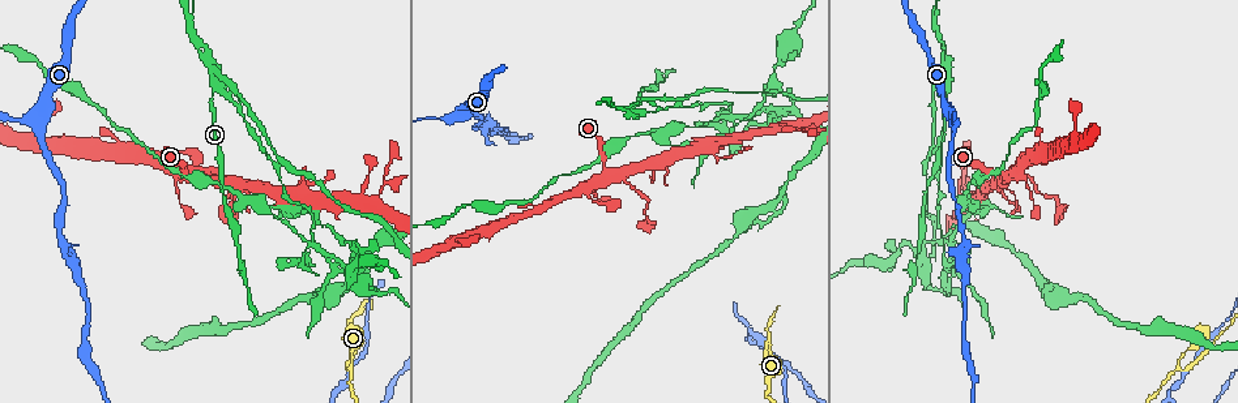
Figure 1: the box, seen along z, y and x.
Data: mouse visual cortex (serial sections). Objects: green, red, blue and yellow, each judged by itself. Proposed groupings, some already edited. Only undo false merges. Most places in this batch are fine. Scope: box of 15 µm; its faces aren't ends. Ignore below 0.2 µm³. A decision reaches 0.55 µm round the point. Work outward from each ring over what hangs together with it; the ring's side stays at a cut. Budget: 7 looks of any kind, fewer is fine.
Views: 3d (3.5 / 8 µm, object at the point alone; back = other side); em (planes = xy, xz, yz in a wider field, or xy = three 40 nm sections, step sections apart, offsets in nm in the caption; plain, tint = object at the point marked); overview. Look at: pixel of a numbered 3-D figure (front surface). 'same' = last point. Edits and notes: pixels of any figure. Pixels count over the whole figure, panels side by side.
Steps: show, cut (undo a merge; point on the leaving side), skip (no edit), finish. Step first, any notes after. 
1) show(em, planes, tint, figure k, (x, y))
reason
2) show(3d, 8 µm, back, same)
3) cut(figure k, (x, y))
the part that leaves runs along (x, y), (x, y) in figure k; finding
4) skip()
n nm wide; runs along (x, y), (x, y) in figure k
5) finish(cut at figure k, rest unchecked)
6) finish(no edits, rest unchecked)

show(em, xy, step 2, tint, figure 1, (459, 118))
three arms meet

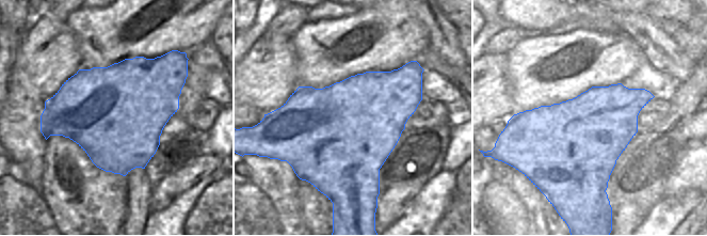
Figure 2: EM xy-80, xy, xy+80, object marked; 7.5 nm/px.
show(3d, 3.5 µm, same)

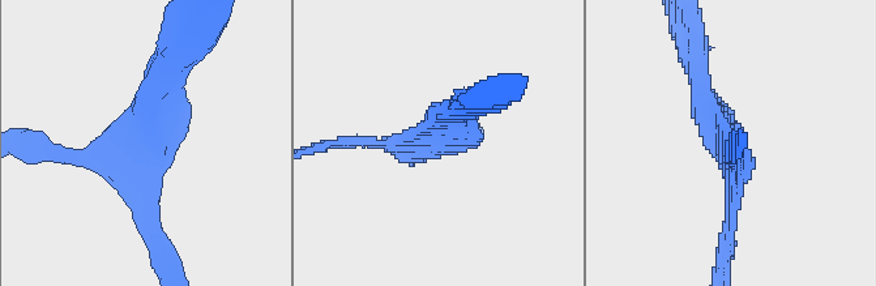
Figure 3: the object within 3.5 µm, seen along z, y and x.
skip()
800 nm wide; runs along (696, 73), (730, 142), (726, 234) in figure 3; one cell here

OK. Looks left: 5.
show(3d, 3.5 µm, back, figure 1, (632, 110))
side arm on a straight run

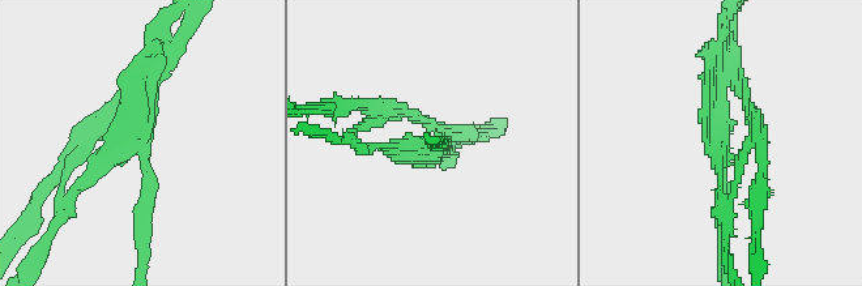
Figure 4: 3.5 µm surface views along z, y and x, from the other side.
show(em, xy, step 2, tint, figure 4, (722, 149))
shape alone is not enough

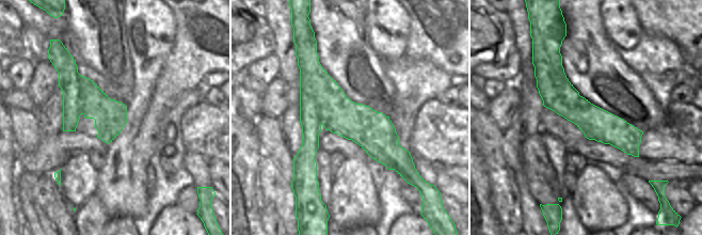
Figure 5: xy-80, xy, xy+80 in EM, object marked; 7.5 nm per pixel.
cut(figure 4, (82, 149))
the part that leaves runs along (136, 146), (107, 154), (51, 235) in figure 4; a second cell is stuck on

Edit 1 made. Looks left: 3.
show(3d, 3.5 µm, figure 1, (767, 345))
arms run side by side

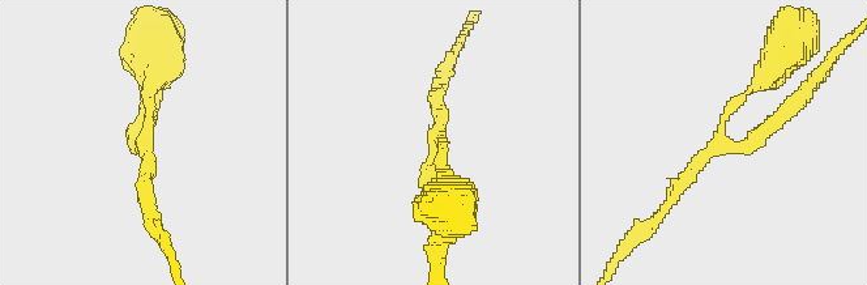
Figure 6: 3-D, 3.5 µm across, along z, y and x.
show(em, xy, step 3, tint, figure 6, (143, 141))
3 arms; arms of 150, 150, 200 nm; need the tissue

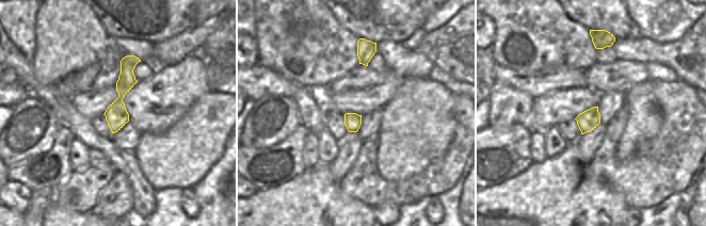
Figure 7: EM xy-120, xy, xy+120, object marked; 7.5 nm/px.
skip()
runs along (154, 76), (146, 109) in figure 6; one cell here

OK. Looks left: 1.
finish(cut at figure 4, rest unchecked)

